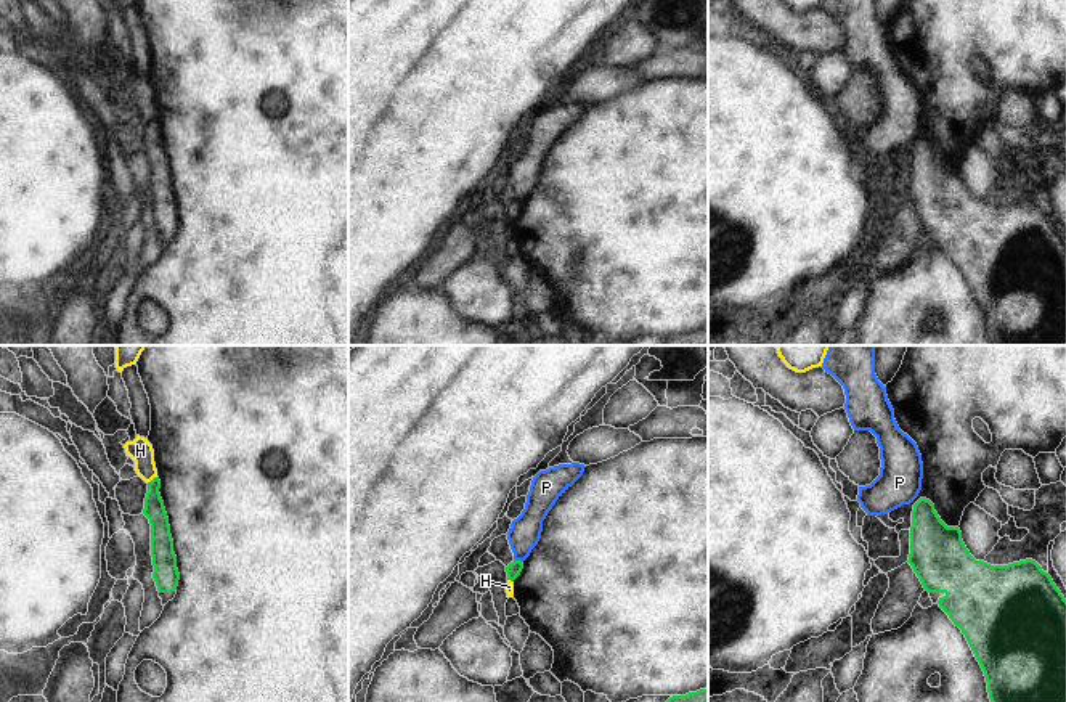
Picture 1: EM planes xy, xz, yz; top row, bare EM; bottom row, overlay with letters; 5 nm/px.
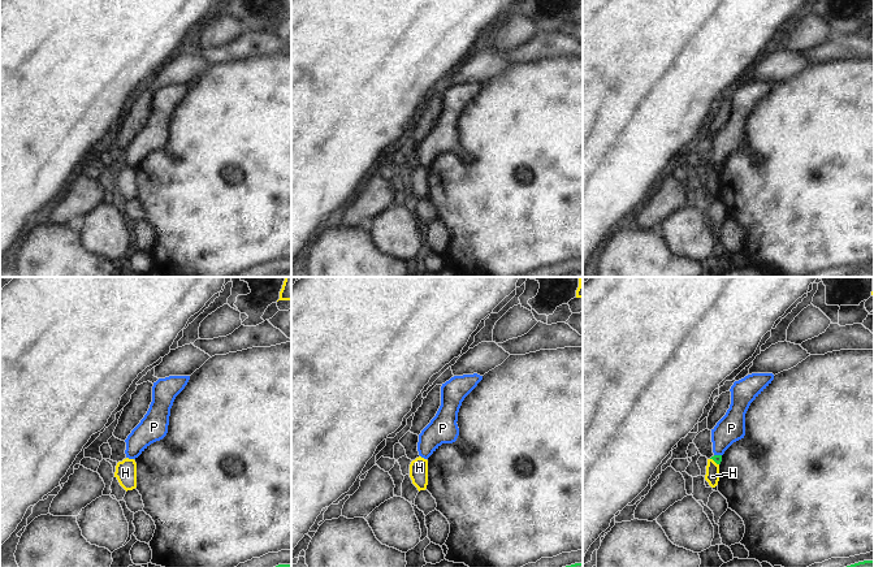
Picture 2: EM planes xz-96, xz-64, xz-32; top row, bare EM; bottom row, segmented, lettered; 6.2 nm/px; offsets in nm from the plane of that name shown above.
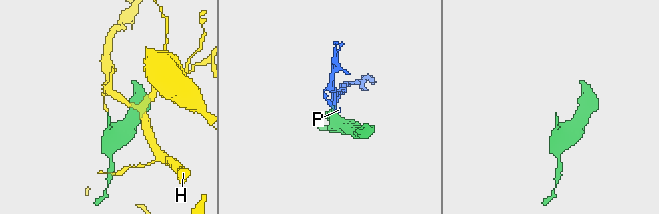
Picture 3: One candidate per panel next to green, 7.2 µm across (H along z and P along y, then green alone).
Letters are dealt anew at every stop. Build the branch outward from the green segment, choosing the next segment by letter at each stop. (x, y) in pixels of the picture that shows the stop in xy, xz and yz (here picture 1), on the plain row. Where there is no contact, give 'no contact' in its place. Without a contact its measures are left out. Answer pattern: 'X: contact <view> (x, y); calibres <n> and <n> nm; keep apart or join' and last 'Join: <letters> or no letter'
H: contact xy (153, 119); calibres 100 and 120 nm; keep apart
P: contact xz (517, 201); calibres 70 and 160 nm; keep apart
Join: no letter

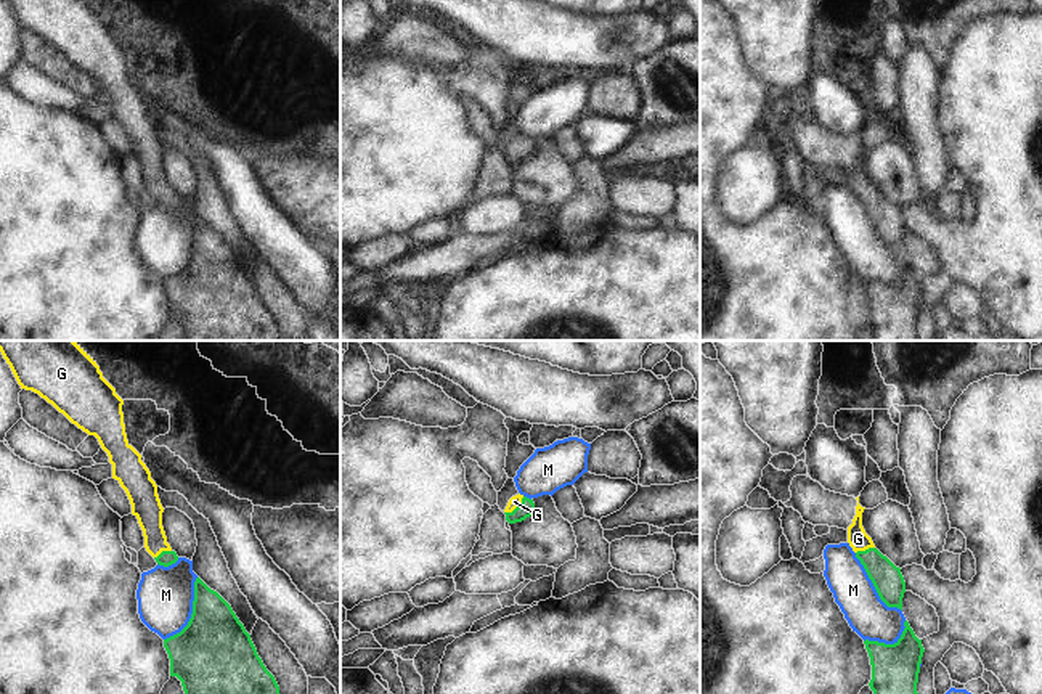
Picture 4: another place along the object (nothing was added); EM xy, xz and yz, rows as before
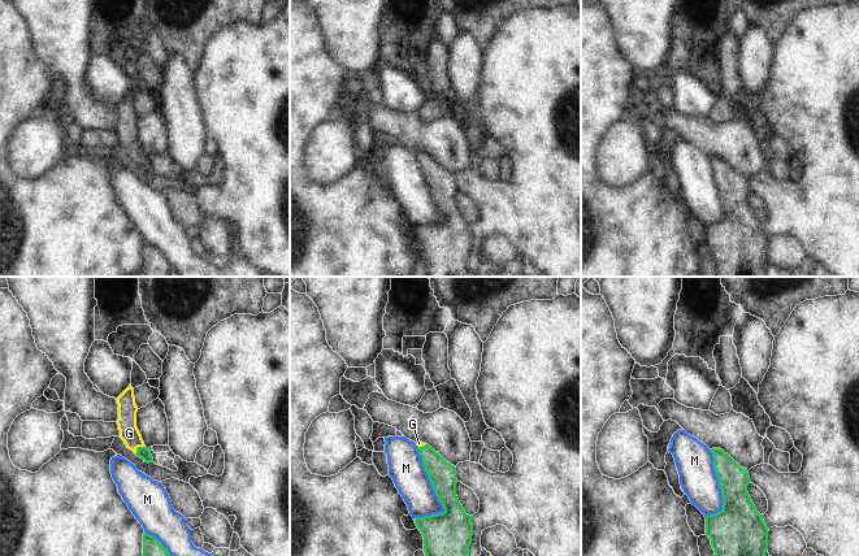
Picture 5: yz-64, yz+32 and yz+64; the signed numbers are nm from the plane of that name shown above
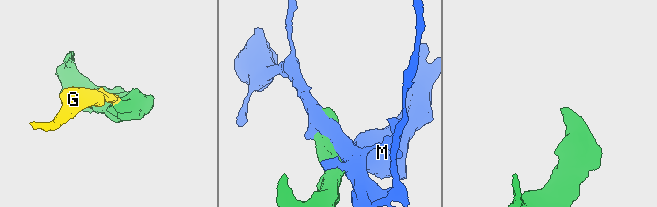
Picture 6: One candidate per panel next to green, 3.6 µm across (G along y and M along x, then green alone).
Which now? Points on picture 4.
G: contact xz (517, 146); calibres 80 and 60 nm; join
M: contact xy (193, 253); calibres 420 and 280 nm; keep apart
Join: G

